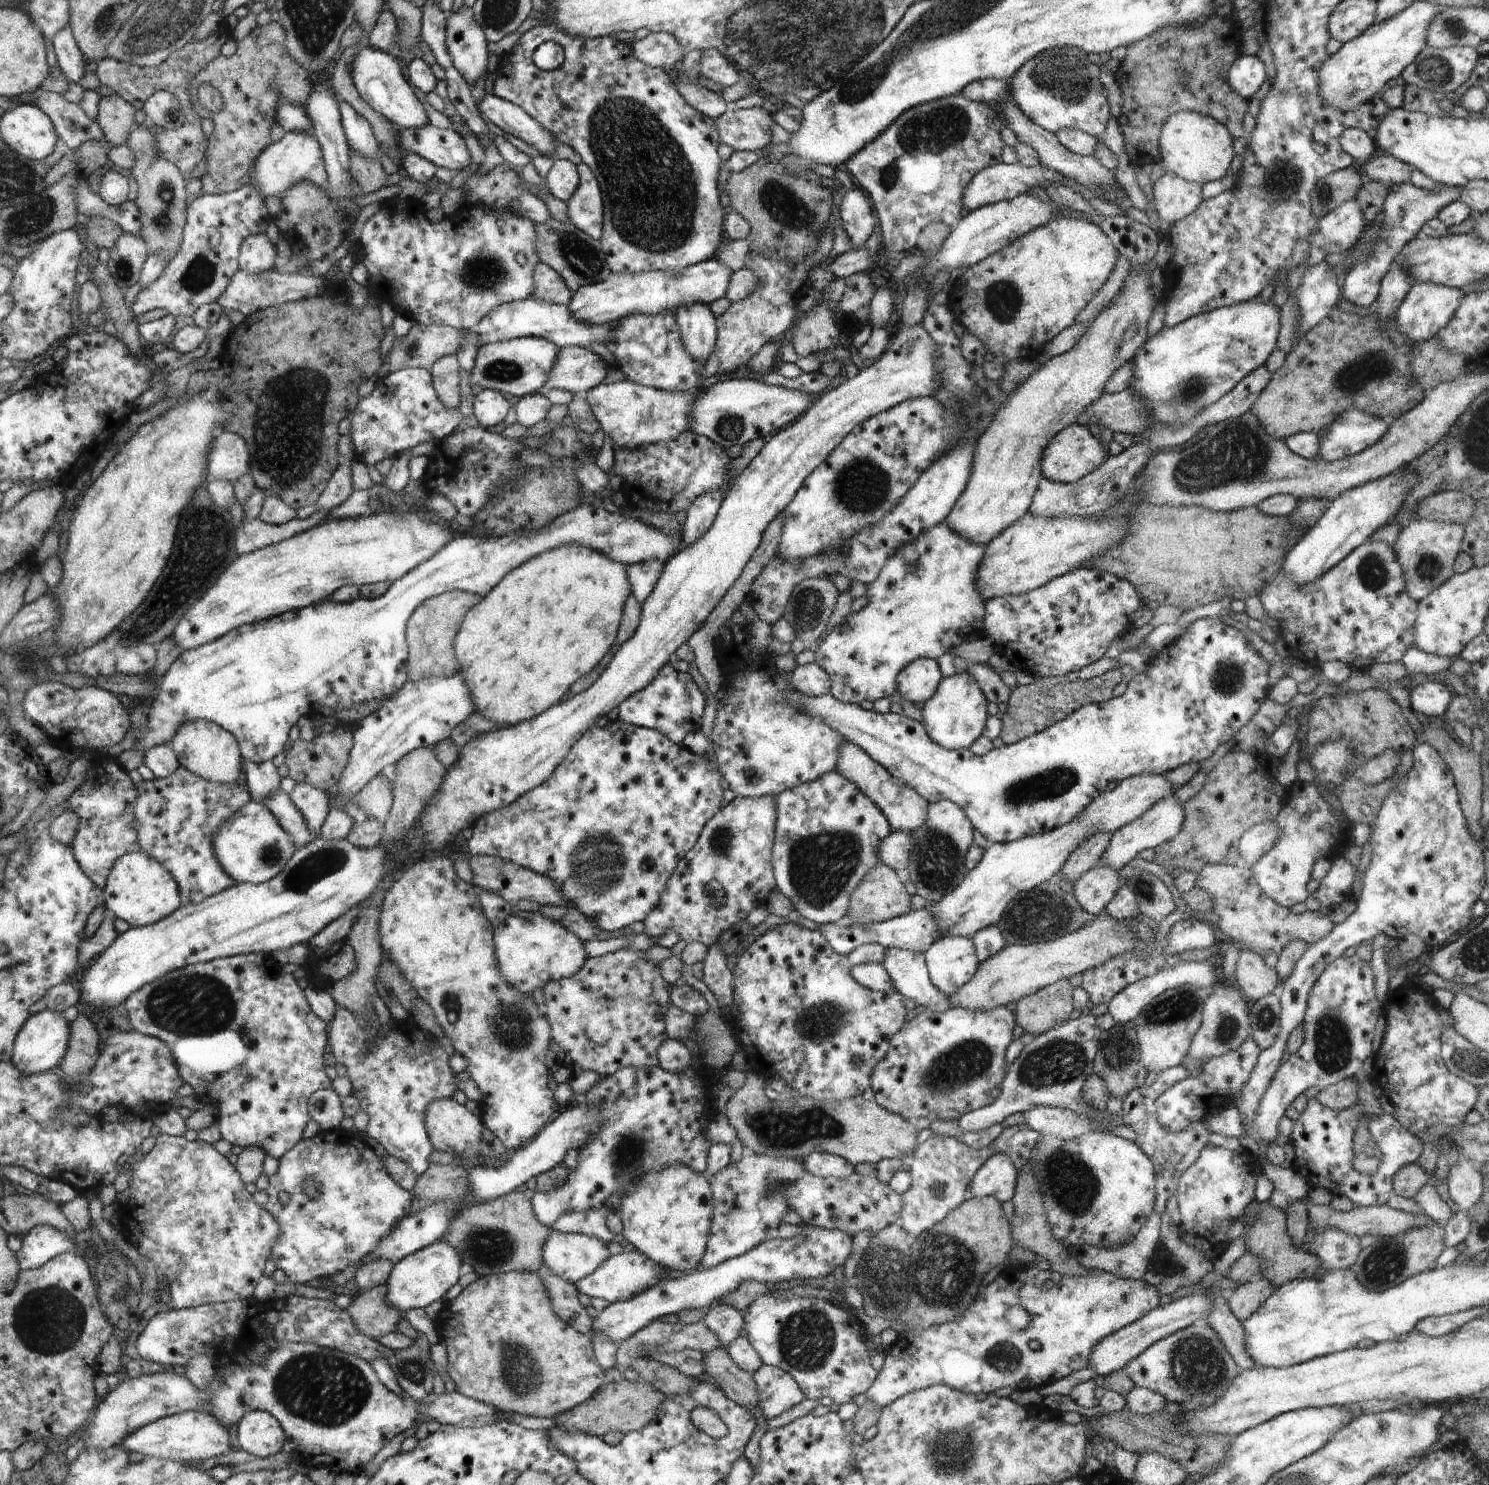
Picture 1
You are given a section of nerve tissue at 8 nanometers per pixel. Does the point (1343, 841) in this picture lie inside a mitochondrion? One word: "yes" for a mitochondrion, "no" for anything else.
no

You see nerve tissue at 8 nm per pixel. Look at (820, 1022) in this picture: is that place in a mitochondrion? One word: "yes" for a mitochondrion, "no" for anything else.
yes

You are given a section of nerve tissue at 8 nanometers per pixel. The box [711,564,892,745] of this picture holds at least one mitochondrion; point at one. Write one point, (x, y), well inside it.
(807, 609)

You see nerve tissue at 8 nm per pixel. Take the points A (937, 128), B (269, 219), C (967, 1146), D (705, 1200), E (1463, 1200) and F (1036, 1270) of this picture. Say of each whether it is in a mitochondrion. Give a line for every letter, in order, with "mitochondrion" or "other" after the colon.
A: mitochondrion
B: other
C: other
D: other
E: other
F: other

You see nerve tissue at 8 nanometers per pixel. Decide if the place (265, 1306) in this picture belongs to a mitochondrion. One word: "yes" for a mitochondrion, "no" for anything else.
no

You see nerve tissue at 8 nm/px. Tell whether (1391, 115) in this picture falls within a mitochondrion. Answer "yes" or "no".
no

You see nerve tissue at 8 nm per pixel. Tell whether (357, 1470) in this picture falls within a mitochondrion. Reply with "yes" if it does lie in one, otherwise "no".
no

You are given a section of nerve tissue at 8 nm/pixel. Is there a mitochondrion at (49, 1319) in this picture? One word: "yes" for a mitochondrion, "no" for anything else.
yes

